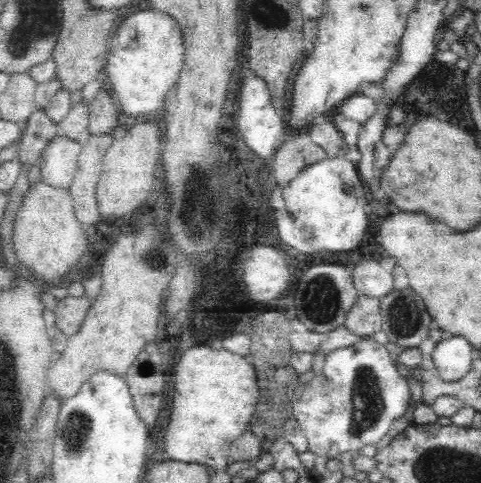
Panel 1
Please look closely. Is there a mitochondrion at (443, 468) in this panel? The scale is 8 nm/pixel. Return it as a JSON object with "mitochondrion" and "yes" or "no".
{"mitochondrion":"yes"}

